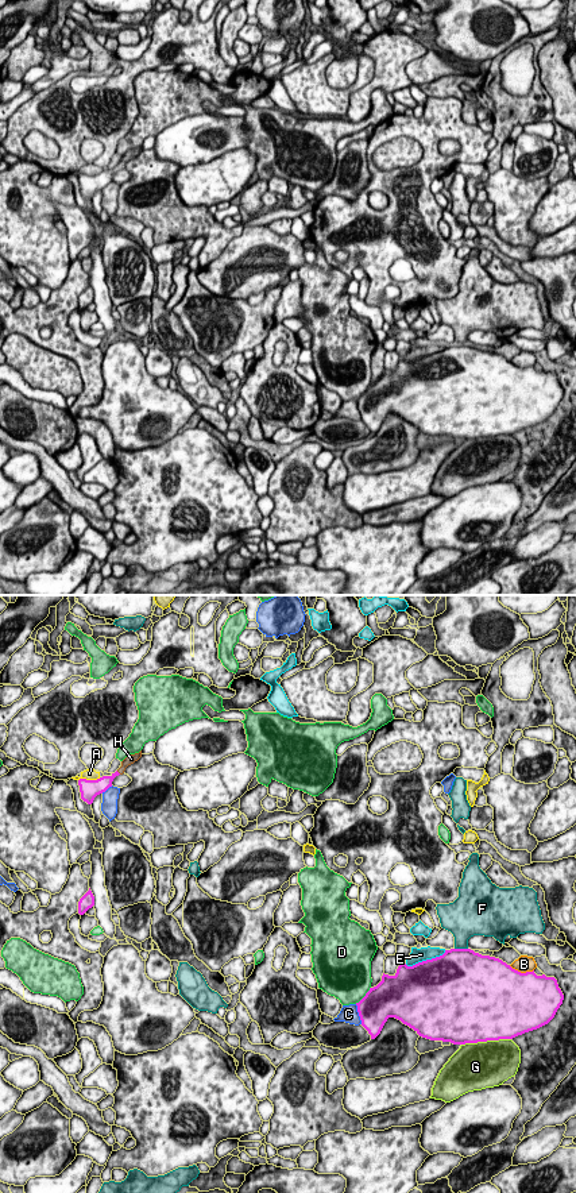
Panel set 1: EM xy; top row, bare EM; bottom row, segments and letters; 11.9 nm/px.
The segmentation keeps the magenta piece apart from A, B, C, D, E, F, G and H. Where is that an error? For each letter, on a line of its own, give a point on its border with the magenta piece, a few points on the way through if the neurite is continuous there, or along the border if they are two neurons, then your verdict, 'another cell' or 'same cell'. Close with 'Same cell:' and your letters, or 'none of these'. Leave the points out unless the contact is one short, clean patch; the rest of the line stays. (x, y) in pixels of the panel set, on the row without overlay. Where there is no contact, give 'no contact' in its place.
A: xy (89, 176) | another cell
B: xy (520, 367) | another cell
C: xy (359, 409) | another cell
D: xy (364, 392) | another cell
E: xy (426, 355) | another cell
F: xy (462, 344) | another cell
G: xy (486, 436) | another cell
H: xy (118, 168) | across xy (101, 180), (118, 168), (131, 154) | same cell
Same cell: H

